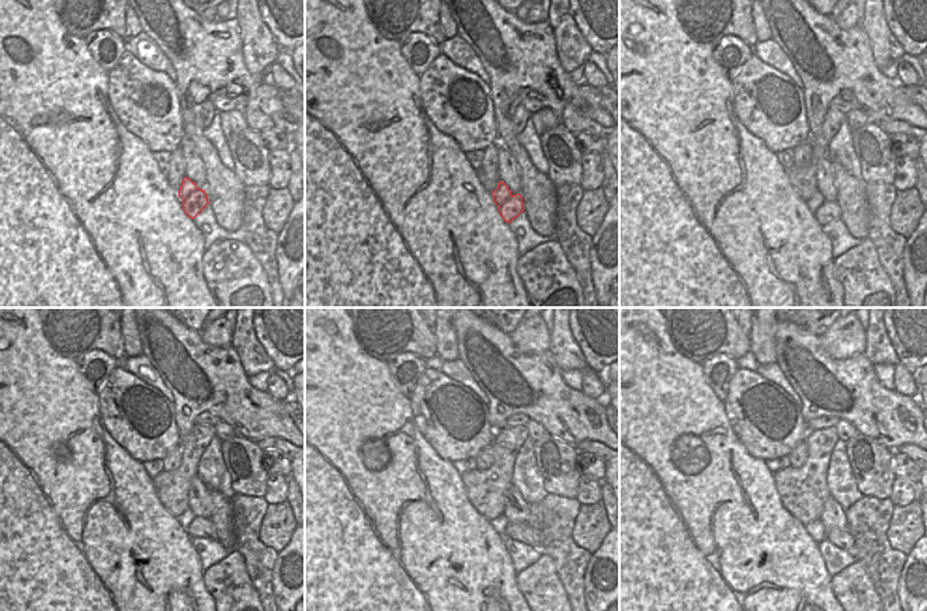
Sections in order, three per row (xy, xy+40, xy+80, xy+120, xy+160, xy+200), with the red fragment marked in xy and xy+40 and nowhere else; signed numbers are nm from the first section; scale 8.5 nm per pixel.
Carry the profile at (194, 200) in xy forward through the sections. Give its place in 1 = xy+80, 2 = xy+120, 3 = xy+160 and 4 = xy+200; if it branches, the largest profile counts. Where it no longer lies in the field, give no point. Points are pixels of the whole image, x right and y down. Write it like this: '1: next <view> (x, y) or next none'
1: next xy+80 (825, 211)
2: next xy+120 (198, 527)
3: next xy+160 (521, 533)
4: next xy+200 (843, 540)

